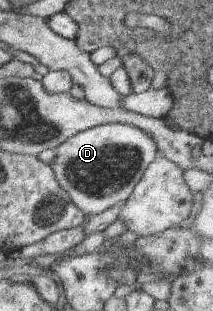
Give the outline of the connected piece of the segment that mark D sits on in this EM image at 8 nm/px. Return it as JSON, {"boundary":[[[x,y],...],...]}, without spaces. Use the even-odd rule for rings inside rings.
{"boundary":[[[104,123],[62,141],[48,165],[58,186],[85,215],[98,214],[128,198],[146,166],[156,157],[155,144],[145,132],[124,123]]]}

